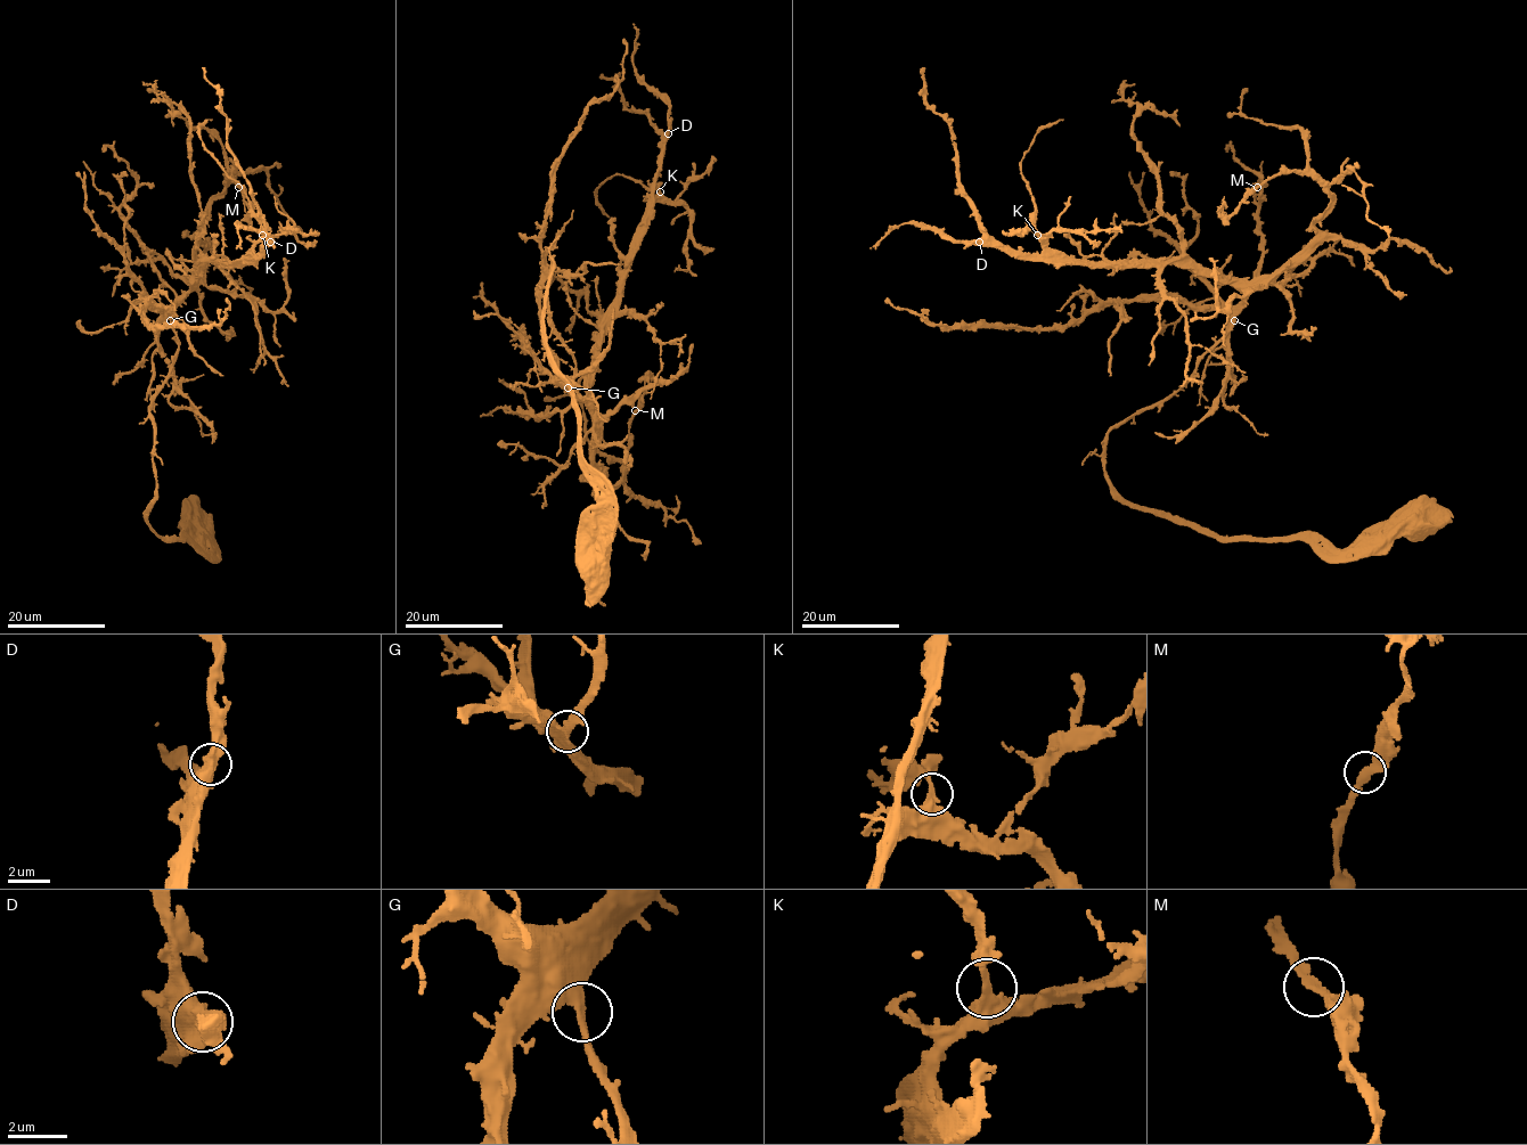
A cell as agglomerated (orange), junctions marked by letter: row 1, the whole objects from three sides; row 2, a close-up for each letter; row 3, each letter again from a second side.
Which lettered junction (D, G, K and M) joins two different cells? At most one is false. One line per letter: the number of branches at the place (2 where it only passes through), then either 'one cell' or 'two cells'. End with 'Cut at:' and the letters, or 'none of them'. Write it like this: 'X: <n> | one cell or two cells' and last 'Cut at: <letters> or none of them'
D: 2 | one cell
G: 2 | one cell
K: 2 | one cell
M: 2 | one cell
Cut at: none of them

